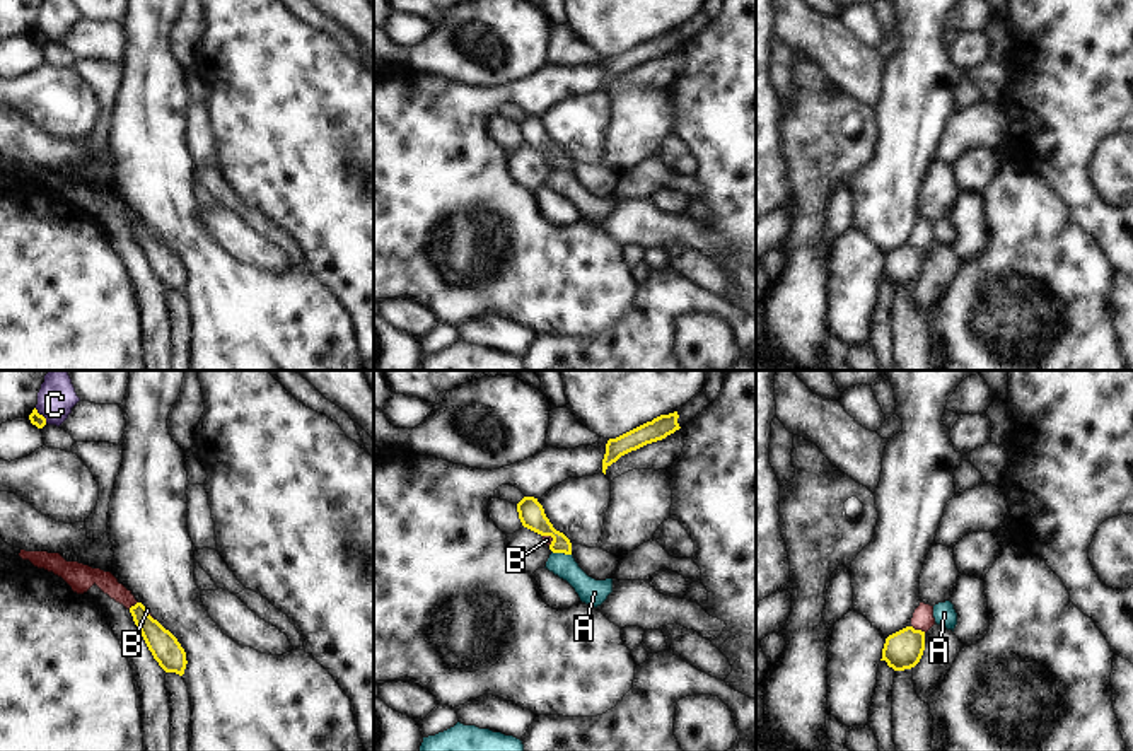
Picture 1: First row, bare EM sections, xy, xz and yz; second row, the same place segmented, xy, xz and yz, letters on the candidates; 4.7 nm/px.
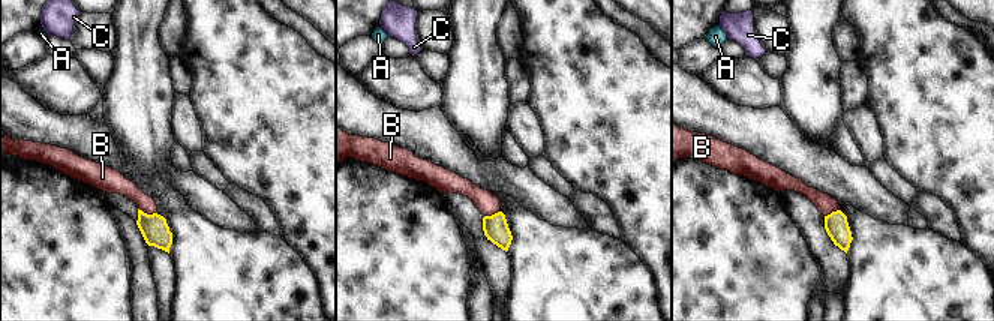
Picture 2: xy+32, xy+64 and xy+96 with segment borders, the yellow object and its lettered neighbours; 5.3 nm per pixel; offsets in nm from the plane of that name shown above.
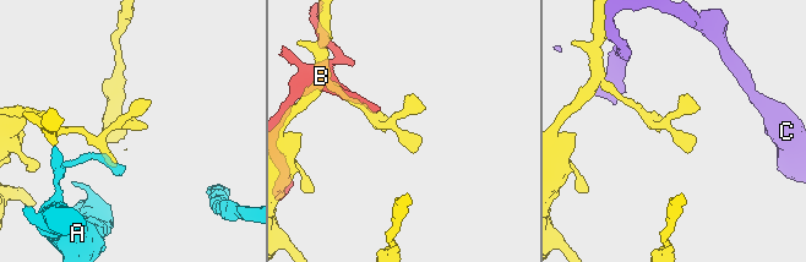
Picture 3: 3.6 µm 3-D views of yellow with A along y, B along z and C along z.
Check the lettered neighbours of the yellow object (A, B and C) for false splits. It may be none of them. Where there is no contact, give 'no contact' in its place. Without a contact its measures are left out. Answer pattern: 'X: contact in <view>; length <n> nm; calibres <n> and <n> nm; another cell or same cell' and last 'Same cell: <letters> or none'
A: contact in xz; length 100 nm; calibres 120 and 120 nm; another cell
B: contact in yz; length 80 nm; calibres 180 and 100 nm; another cell
C: contact in xy; length 90 nm; calibres 60 and 180 nm; another cell
Same cell: none

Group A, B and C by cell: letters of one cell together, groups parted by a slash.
A / B / C

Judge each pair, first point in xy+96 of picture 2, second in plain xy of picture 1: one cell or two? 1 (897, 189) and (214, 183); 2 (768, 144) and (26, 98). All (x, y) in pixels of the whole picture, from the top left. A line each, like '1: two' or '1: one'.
1: one
2: two

